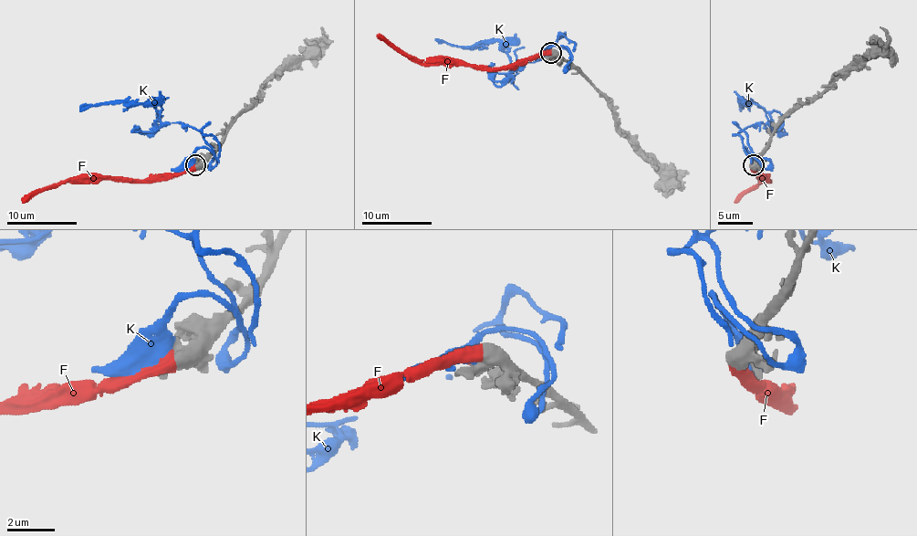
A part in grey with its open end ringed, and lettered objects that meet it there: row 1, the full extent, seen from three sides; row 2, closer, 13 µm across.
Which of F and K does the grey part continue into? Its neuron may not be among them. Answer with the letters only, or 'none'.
F

